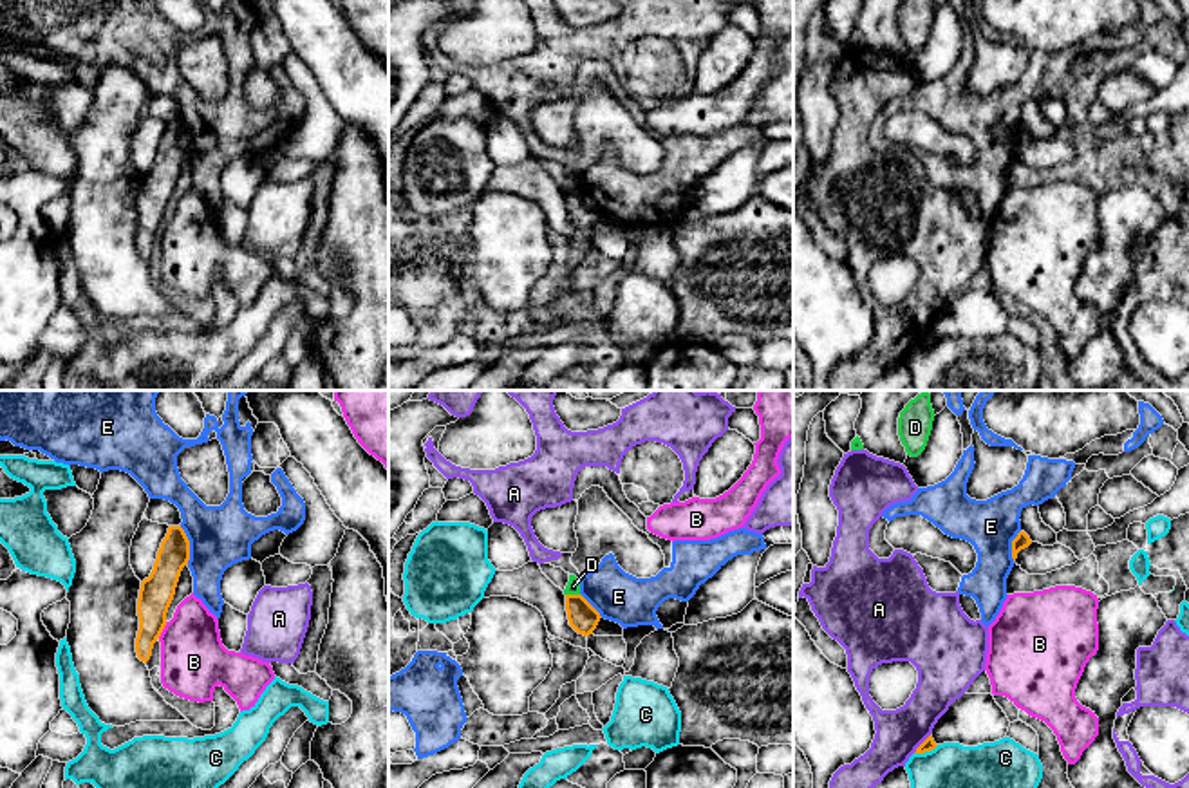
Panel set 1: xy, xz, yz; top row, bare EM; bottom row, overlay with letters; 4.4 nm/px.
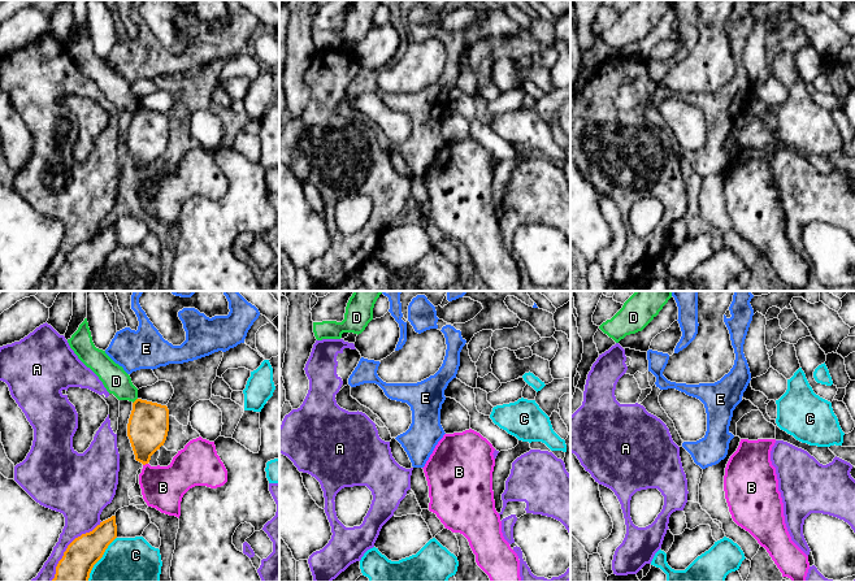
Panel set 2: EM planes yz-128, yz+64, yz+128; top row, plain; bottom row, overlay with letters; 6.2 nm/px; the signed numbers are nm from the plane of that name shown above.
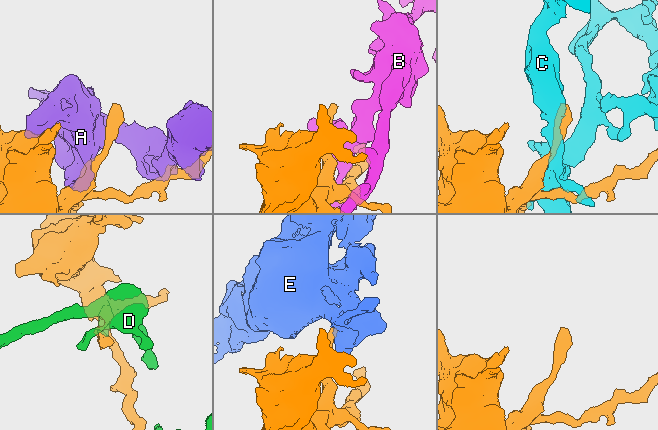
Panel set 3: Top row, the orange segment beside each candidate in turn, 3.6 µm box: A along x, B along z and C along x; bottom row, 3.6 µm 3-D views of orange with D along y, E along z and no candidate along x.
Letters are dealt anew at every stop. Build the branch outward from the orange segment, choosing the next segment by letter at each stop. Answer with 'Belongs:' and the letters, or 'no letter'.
Belongs: no letter

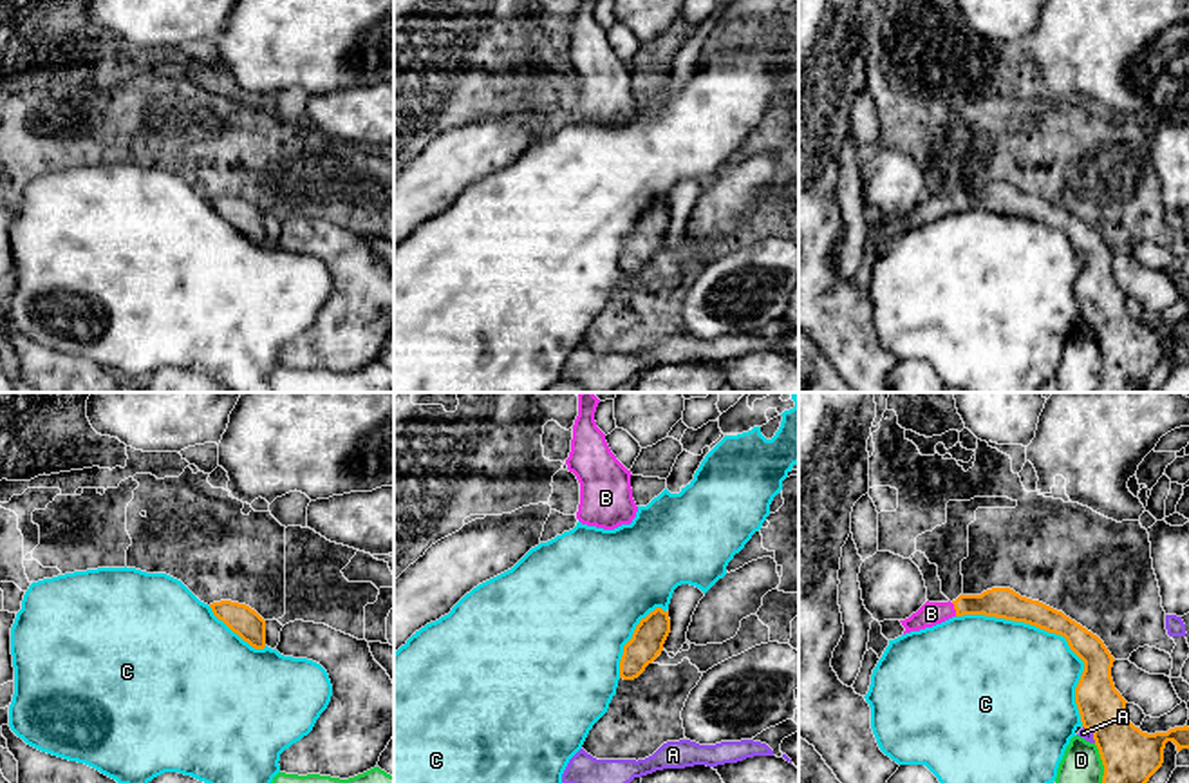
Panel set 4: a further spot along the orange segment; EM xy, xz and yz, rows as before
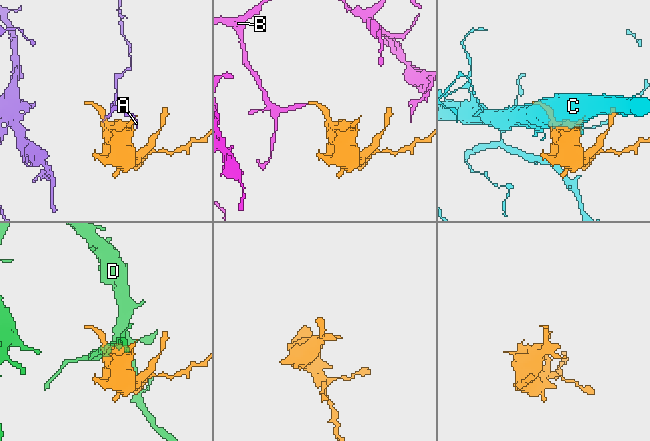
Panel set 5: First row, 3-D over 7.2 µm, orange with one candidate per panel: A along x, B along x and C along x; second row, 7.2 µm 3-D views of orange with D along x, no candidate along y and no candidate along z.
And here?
Belongs: B

